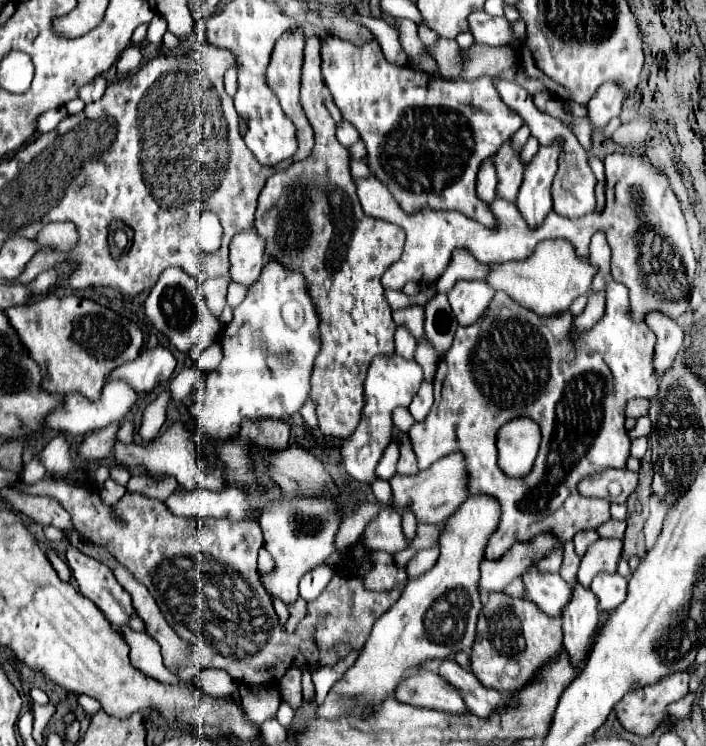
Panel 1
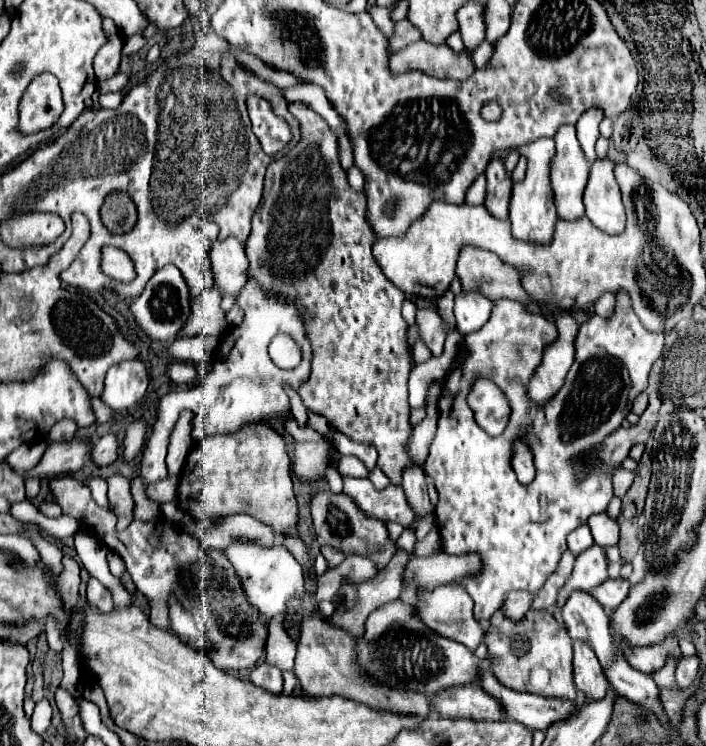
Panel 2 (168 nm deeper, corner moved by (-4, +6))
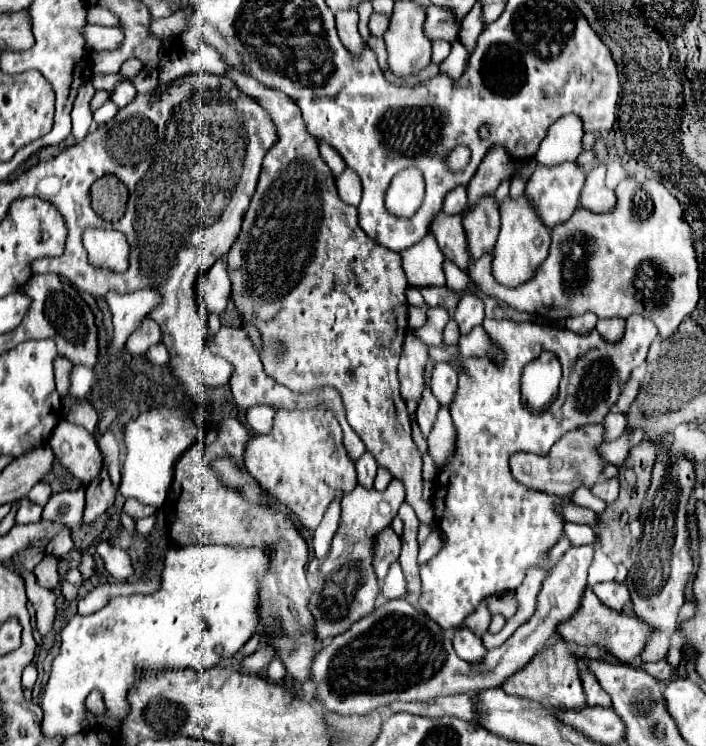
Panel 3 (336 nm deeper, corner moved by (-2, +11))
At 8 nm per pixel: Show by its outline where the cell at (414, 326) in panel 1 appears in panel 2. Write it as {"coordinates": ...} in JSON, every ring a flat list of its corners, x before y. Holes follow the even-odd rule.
{"coordinates":[[418,311,416,313,416,325,420,329,420,335,422,335,422,341,430,347,430,351,438,357,444,349,444,331,442,331,442,319,438,315,438,311]]}

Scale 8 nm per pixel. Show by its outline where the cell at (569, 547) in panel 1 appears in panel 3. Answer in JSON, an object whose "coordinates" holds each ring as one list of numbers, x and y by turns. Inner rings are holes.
{"coordinates":[[508,592,508,594,500,594,500,596,492,596,488,598,488,606,492,614,498,612,508,612,508,616,514,616,518,610,518,600,516,600,516,592]]}

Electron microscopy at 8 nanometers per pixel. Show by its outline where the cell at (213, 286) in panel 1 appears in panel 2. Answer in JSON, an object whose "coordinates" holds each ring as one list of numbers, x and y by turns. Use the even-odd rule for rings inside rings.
{"coordinates":[[210,287,204,291,200,299,192,303,192,313,190,321,186,321,186,329,178,337,196,337,196,335,214,335,218,337,220,333,226,331,226,315,220,309,222,293,216,287]]}

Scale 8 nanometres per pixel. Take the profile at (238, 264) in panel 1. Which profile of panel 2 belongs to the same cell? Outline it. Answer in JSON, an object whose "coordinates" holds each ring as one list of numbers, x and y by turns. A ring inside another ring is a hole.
{"coordinates":[[230,237,226,241,214,241,214,249,210,253,212,261,212,273,214,273,214,285,222,291,222,295,240,293,240,289,246,285,246,269,248,259,244,253,244,243]]}

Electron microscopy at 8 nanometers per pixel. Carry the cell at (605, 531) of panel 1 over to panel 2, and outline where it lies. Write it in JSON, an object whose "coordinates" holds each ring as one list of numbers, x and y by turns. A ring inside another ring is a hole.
{"coordinates":[[598,513,598,515,590,515,590,521,586,521,586,525,590,527,590,533,594,537,594,543,598,543,600,547,608,547,608,545,618,545,618,537,620,537,620,527,614,519,610,519,606,513]]}

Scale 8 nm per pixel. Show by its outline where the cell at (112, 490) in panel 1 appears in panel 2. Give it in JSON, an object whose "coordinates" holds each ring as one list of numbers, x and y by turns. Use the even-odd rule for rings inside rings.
{"coordinates":[[119,474,107,479,108,500,118,515,117,531,125,530,133,521,134,501,130,493,130,482]]}

